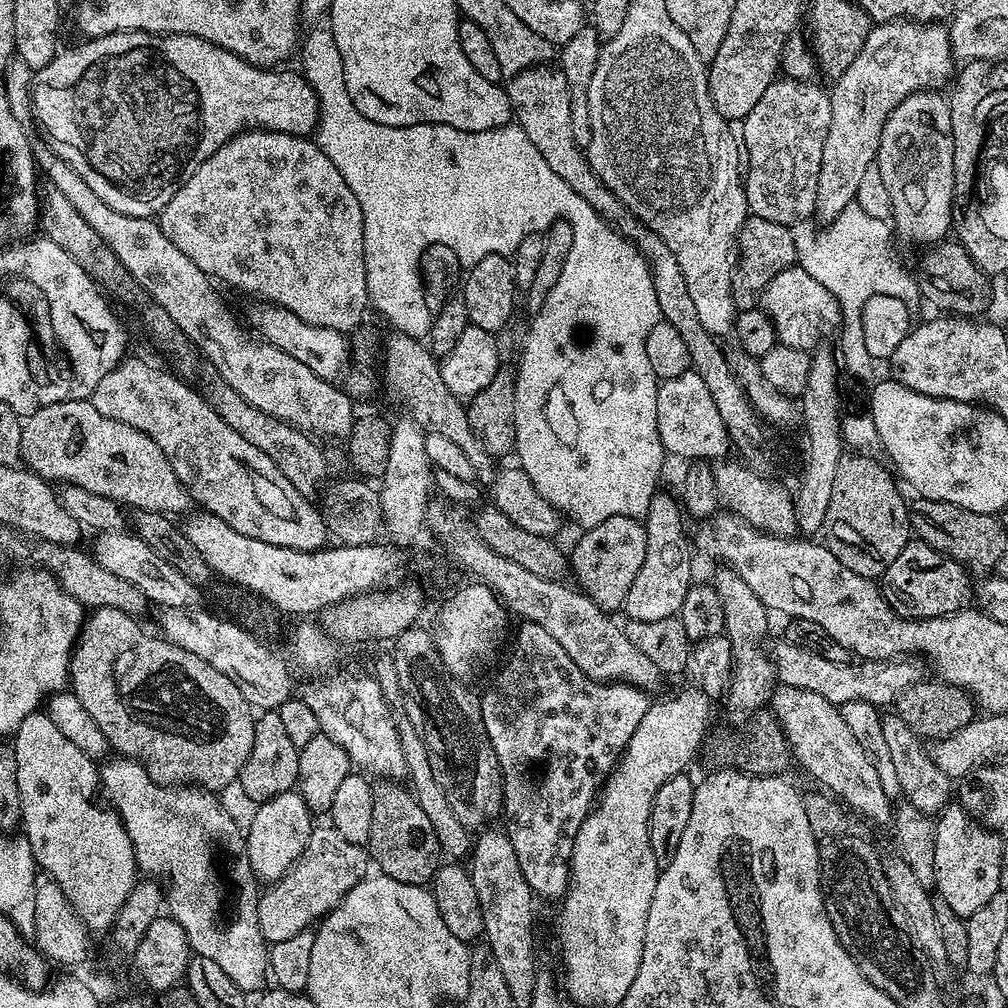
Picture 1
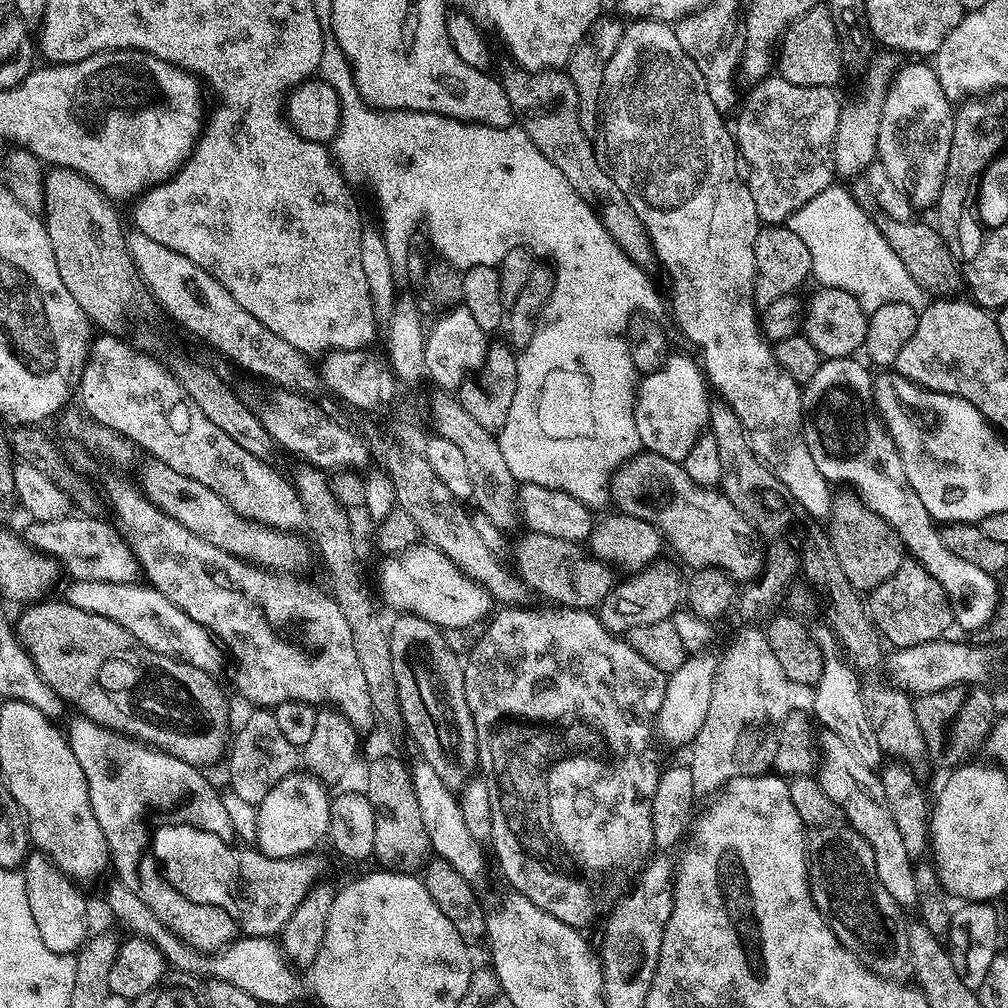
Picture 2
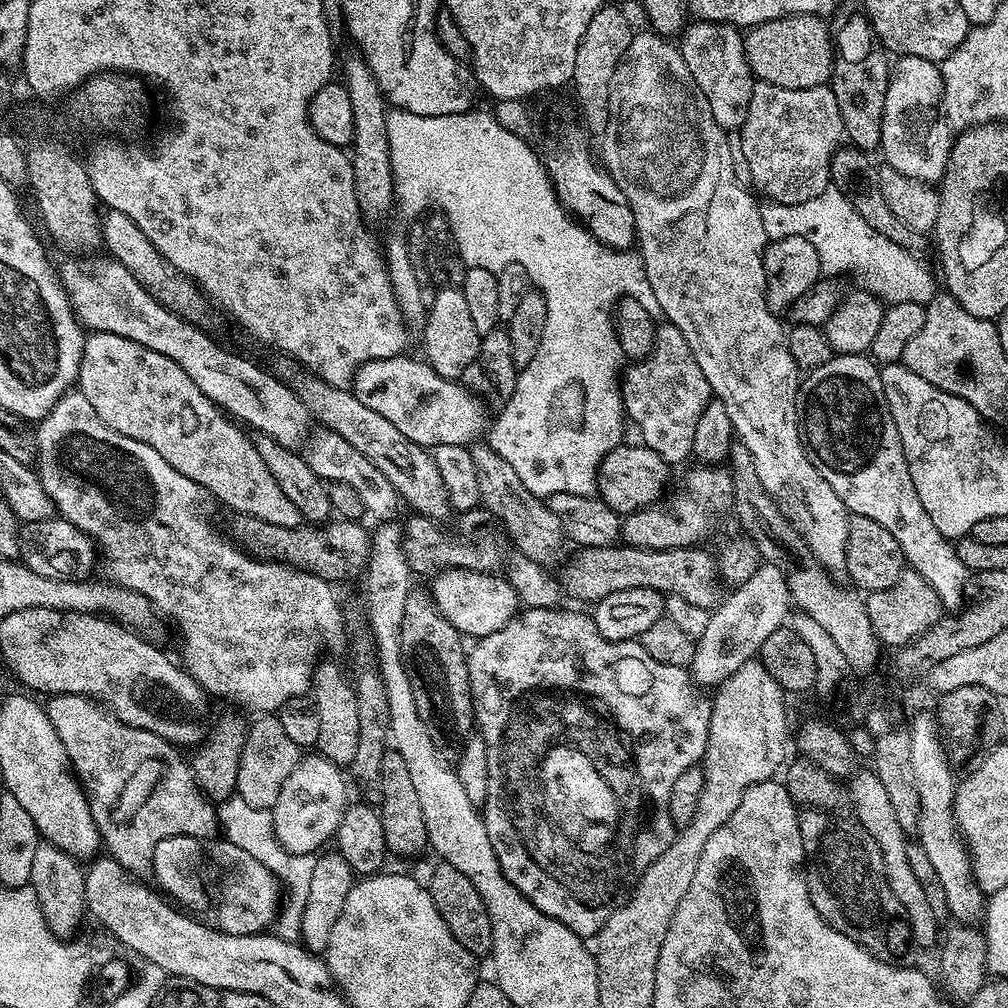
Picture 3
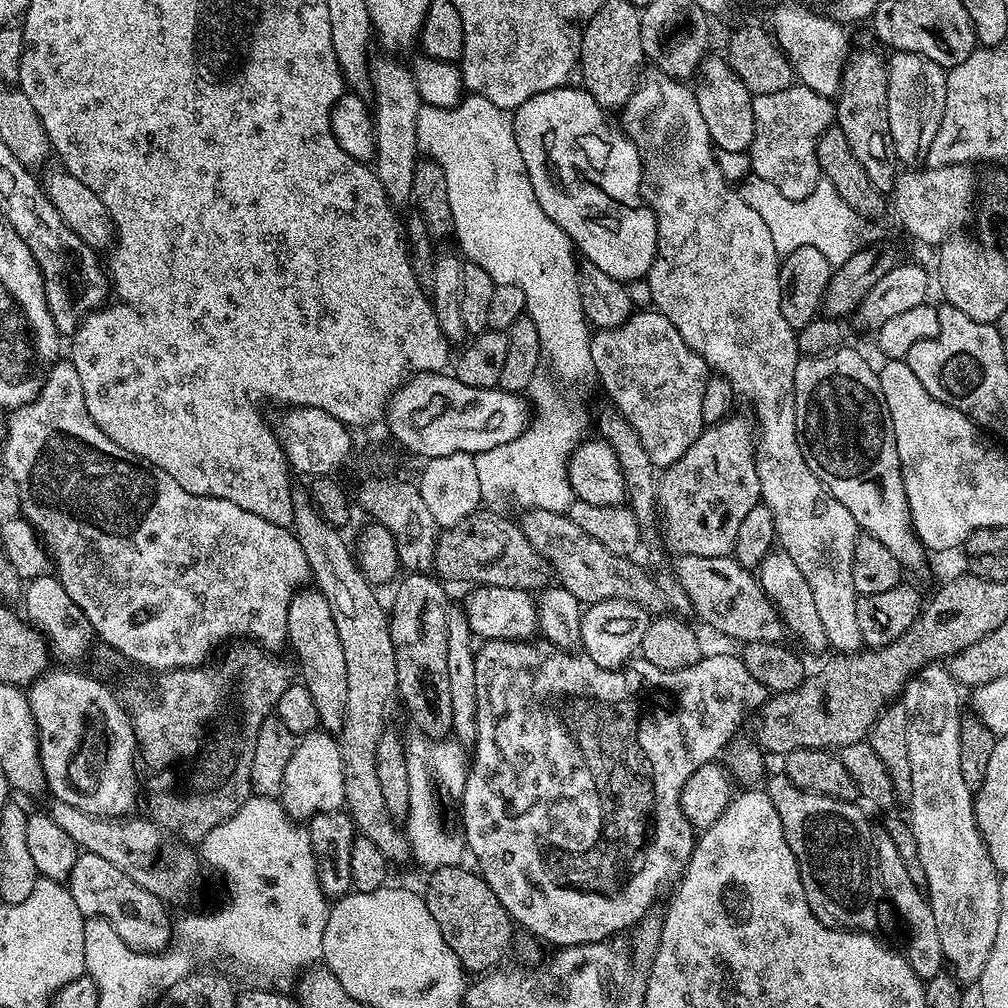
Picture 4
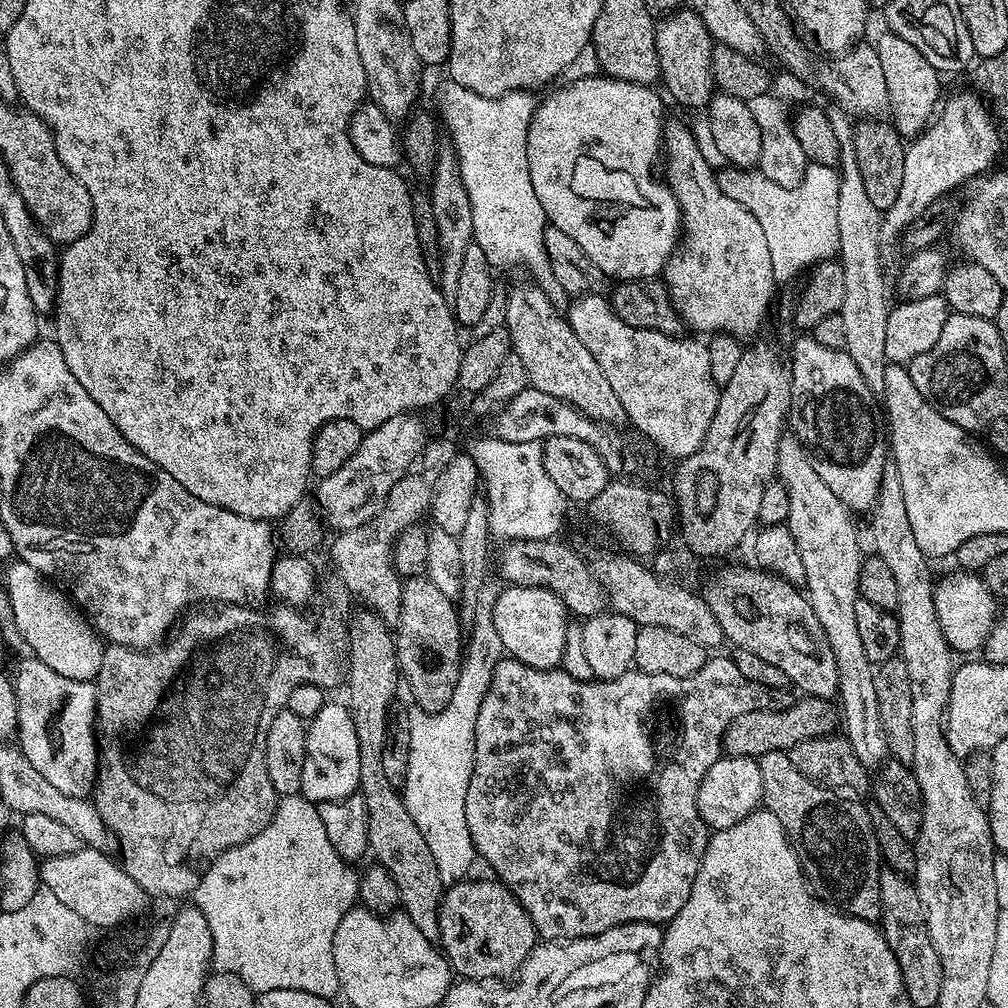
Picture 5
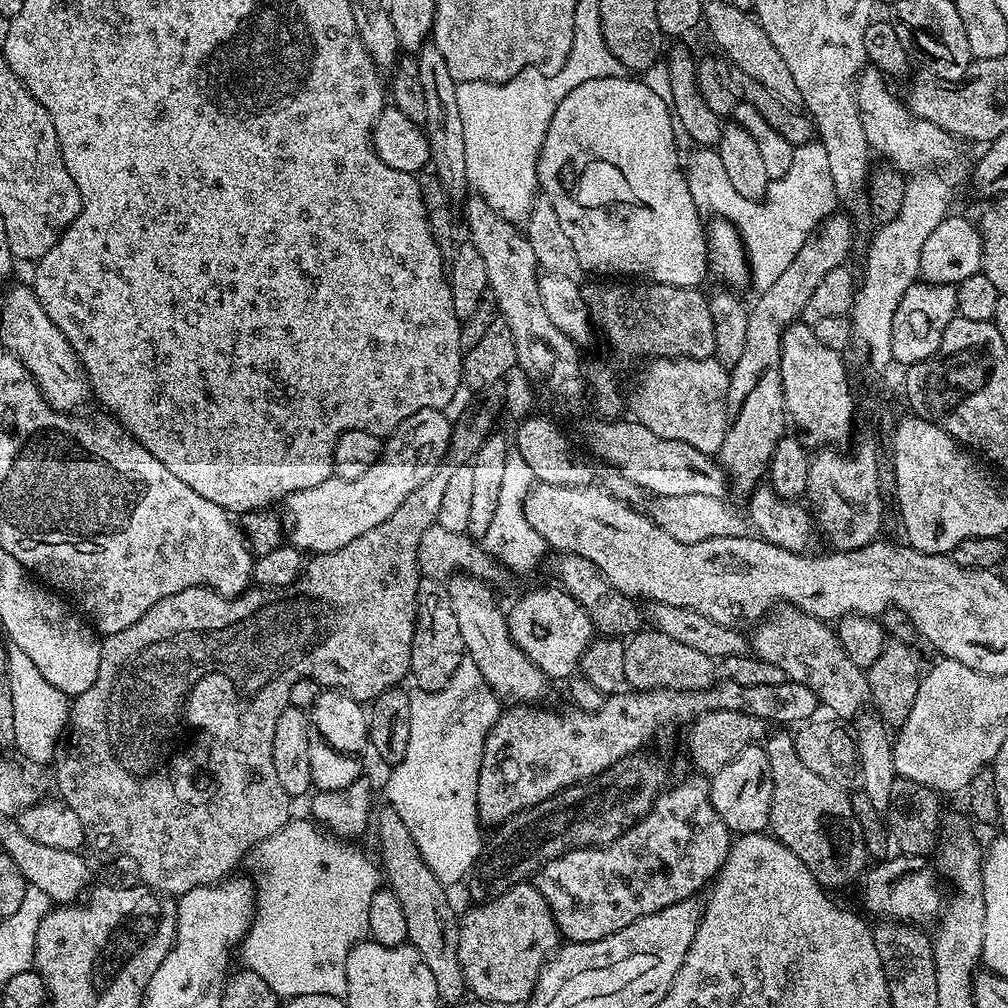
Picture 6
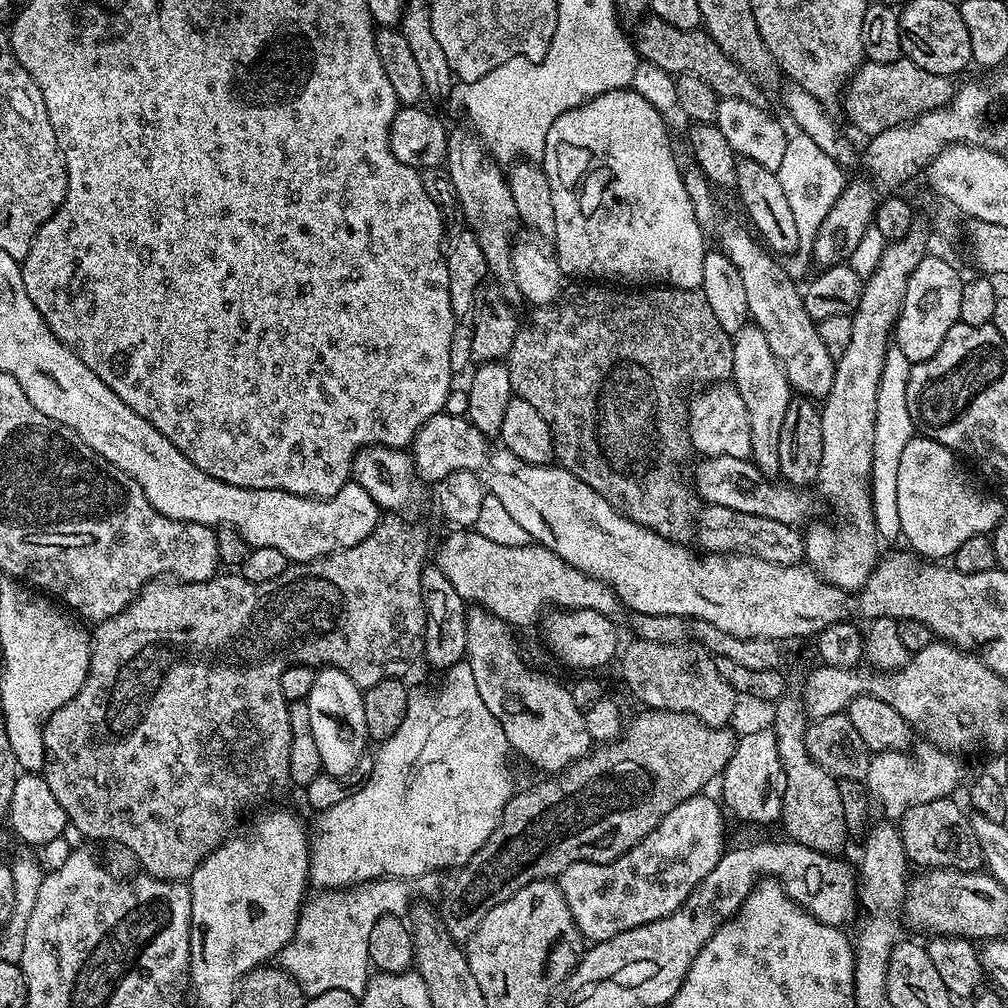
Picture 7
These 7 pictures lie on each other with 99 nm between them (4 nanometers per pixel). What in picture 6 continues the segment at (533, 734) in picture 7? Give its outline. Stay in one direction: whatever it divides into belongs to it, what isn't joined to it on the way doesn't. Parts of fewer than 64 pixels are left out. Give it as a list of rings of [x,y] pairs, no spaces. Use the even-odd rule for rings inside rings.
[[[463,574],[449,576],[446,587],[467,659],[473,660],[478,670],[482,670],[482,678],[490,686],[492,693],[501,701],[511,702],[513,705],[531,705],[533,702],[543,701],[540,699],[550,687],[548,675],[534,666],[534,662],[530,662],[530,658],[526,658],[526,654],[522,654],[522,650],[514,642],[508,629],[505,609],[500,609],[500,604],[492,593],[495,591],[484,581]]]

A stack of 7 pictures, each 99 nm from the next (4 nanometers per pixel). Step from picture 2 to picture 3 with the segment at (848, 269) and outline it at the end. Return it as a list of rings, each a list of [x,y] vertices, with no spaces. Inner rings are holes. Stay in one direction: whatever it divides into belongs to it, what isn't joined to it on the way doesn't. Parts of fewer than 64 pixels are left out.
[[[829,187],[826,190],[822,190],[822,194],[818,194],[818,198],[810,198],[810,202],[798,202],[797,204],[779,204],[773,200],[760,204],[760,213],[762,214],[762,226],[766,230],[769,241],[781,240],[782,238],[790,238],[791,236],[797,236],[798,238],[806,238],[814,246],[814,250],[818,250],[818,258],[820,259],[820,270],[825,277],[828,278],[840,278],[843,277],[843,272],[853,272],[854,275],[860,279],[859,287],[865,292],[872,292],[876,296],[880,297],[881,301],[888,304],[897,304],[898,302],[914,302],[915,304],[927,305],[938,295],[938,280],[932,277],[932,272],[915,256],[912,252],[907,252],[903,247],[903,243],[891,240],[889,236],[883,236],[878,234],[878,230],[874,230],[874,226],[870,226],[866,222],[866,218],[862,218],[862,214],[858,214],[858,210],[854,210],[854,206],[850,206],[850,202],[842,195],[837,188]]]

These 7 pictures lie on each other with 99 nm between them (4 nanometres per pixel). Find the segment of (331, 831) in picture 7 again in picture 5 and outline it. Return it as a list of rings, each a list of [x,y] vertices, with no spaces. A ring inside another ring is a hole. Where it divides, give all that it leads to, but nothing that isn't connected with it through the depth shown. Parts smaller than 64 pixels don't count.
[[[480,618],[471,625],[473,636],[466,640],[466,655],[460,665],[460,677],[450,702],[437,712],[423,712],[415,706],[408,708],[410,714],[410,766],[406,770],[406,782],[402,789],[404,805],[410,810],[410,818],[422,830],[430,854],[438,866],[438,874],[446,882],[459,882],[469,875],[472,863],[477,863],[476,847],[470,838],[470,826],[466,826],[466,790],[470,786],[470,774],[476,761],[476,723],[482,702],[490,690],[494,666],[505,655],[498,630],[490,627],[487,619]]]

